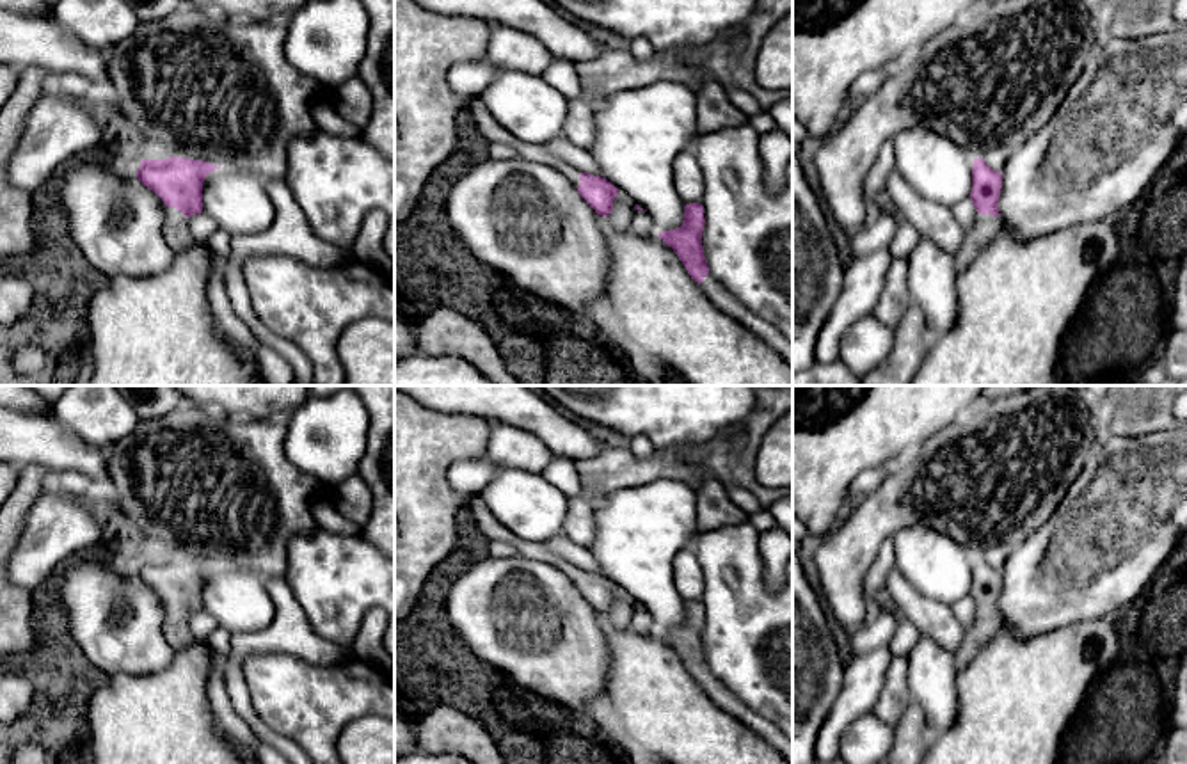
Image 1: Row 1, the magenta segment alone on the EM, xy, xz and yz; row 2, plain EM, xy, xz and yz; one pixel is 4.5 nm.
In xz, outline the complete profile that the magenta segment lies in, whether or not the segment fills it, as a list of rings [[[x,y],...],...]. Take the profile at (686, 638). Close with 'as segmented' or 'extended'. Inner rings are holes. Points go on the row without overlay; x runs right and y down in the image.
[[[689,601],[684,604],[682,624],[659,631],[659,636],[673,647],[691,677],[700,682],[702,689],[716,705],[761,734],[771,746],[780,750],[784,757],[793,762],[793,743],[768,720],[753,712],[743,700],[727,691],[709,670],[702,645],[704,624],[704,604],[700,601]]]; extended

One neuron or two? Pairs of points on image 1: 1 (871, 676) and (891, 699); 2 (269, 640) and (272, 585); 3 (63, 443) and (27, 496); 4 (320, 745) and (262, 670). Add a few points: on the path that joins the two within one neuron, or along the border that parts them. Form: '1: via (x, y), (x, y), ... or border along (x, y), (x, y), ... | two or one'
1: border along (892, 654), (873, 711) | two
2: via (281, 626), (281, 599) | one
3: border along (20, 468), (41, 466), (54, 478) | two
4: via (317, 727), (279, 688) | one

